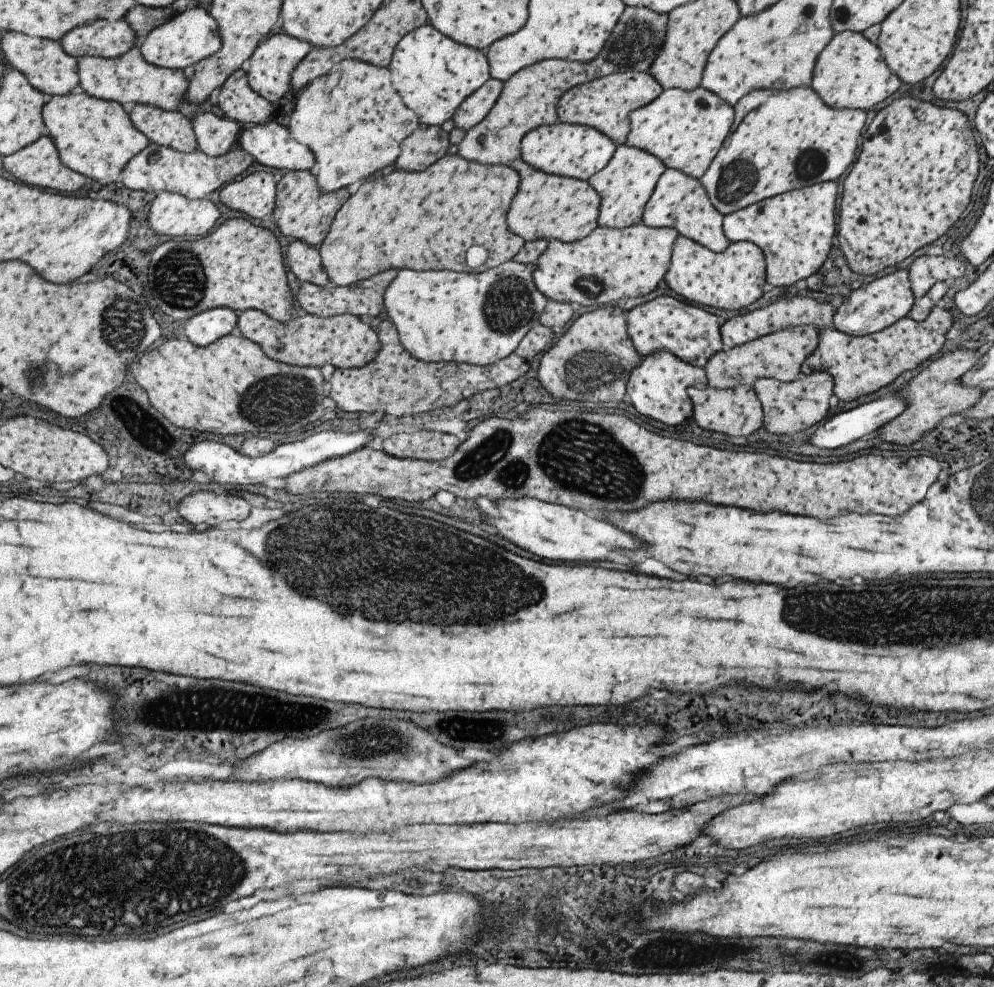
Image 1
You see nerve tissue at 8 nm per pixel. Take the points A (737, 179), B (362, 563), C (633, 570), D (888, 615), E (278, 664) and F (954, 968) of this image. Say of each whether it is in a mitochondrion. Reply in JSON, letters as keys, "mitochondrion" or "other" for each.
{"A":"mitochondrion","B":"mitochondrion","C":"other","D":"mitochondrion","E":"other","F":"other"}

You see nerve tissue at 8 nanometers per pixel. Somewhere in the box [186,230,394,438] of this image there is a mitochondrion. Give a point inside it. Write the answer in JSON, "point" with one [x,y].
{"point":[280,400]}

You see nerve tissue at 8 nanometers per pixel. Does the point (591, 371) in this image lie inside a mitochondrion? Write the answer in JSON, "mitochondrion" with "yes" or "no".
{"mitochondrion":"yes"}

